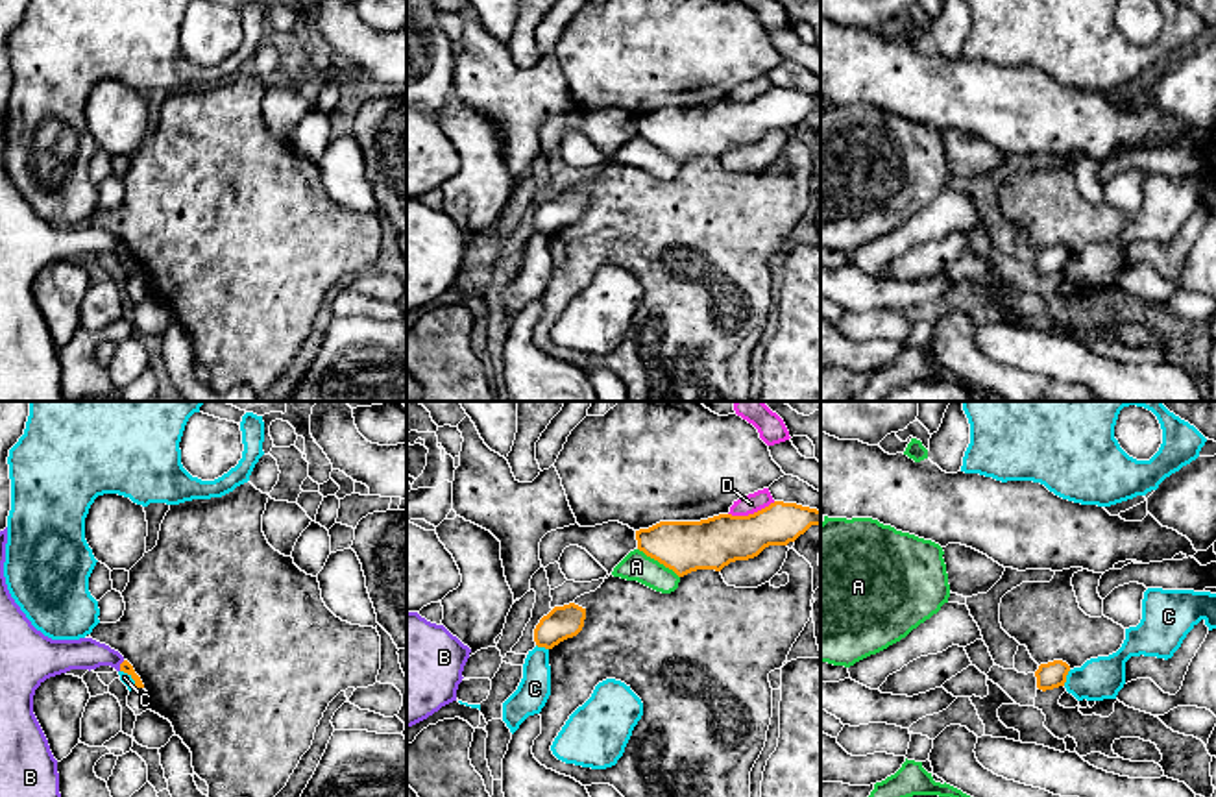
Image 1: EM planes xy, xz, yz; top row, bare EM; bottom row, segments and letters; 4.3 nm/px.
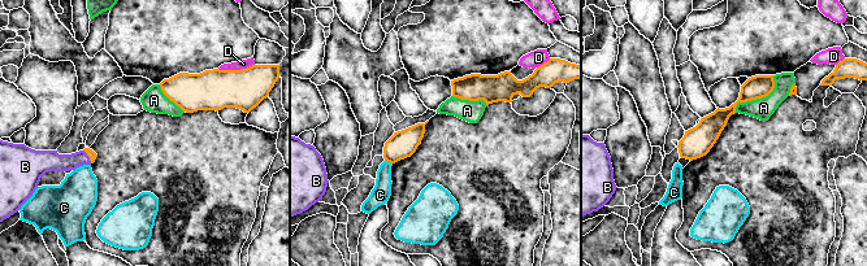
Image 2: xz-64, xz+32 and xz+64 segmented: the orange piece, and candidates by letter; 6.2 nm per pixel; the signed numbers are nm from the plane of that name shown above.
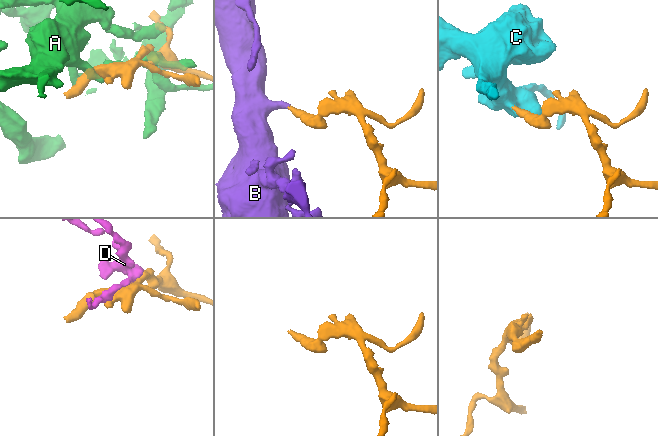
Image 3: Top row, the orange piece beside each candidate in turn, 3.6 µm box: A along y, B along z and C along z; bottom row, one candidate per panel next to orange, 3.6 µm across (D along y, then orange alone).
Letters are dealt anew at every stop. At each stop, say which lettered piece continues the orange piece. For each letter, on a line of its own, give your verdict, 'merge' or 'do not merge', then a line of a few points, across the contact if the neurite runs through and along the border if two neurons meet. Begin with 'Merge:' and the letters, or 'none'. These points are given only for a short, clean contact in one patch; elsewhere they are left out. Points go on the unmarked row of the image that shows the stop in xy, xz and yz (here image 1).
Merge: B
A: do not merge
B: merge; line xy (124, 252), (121, 252), (111, 243), (85, 239)
C: do not merge; line yz (1070, 256), (1063, 270)
D: do not merge

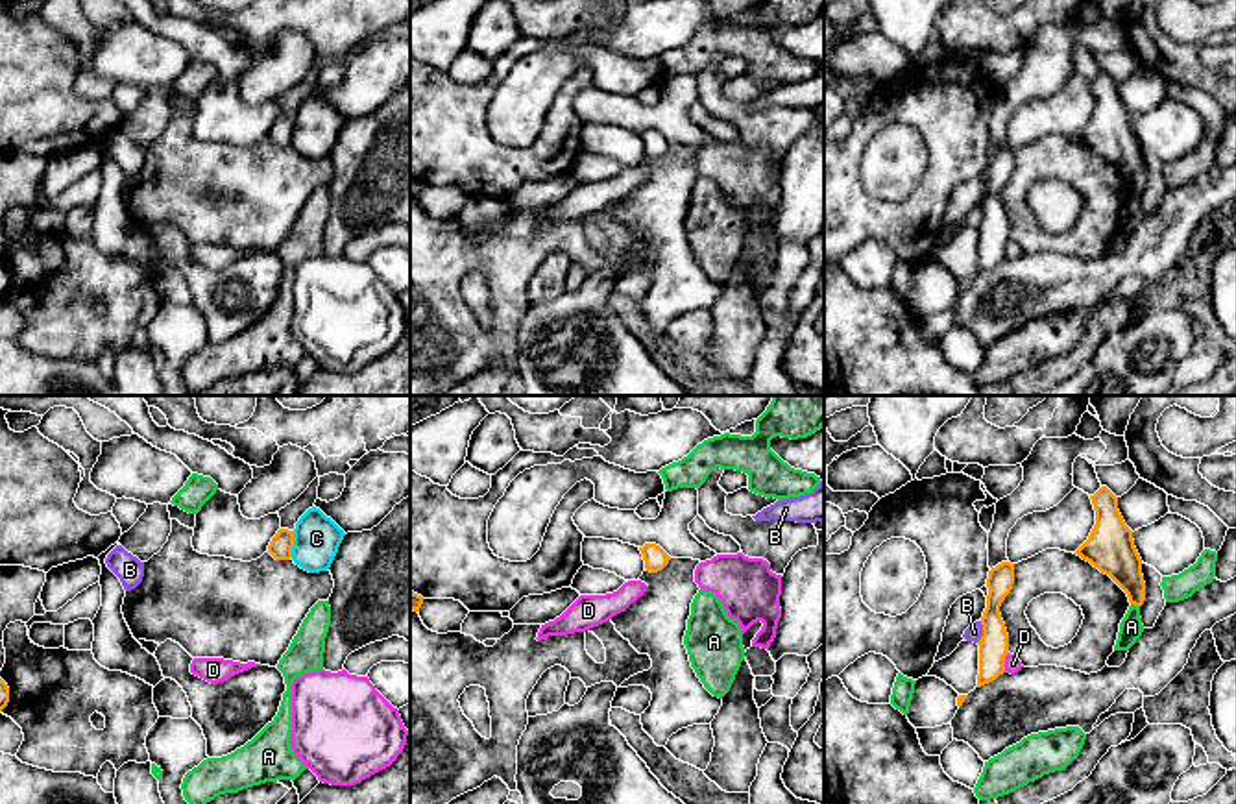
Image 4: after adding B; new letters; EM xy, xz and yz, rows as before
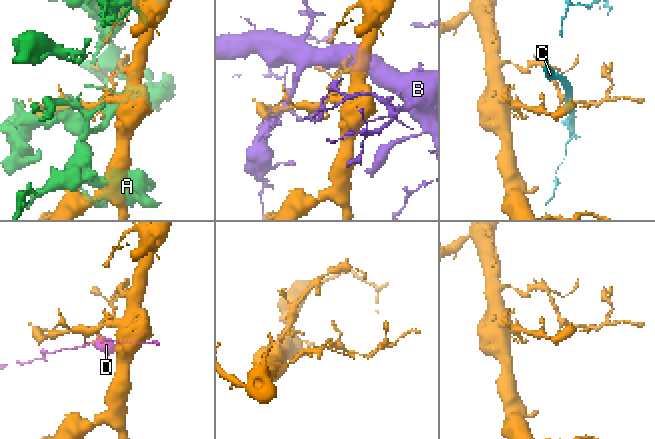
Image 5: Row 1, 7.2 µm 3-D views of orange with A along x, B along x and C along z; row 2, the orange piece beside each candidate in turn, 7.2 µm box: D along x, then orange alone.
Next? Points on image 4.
Merge: none
A: do not merge
B: do not merge
C: do not merge
D: do not merge; line yz (1009, 239), (1004, 257)

